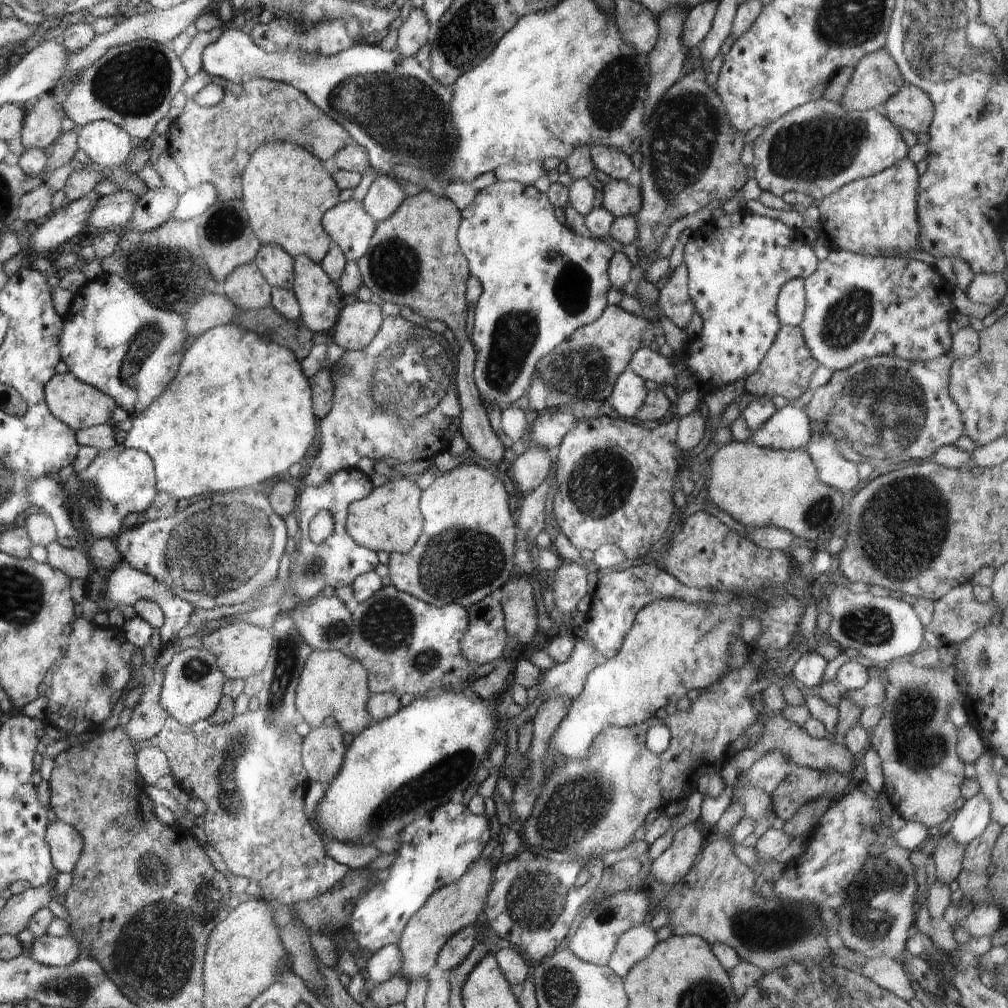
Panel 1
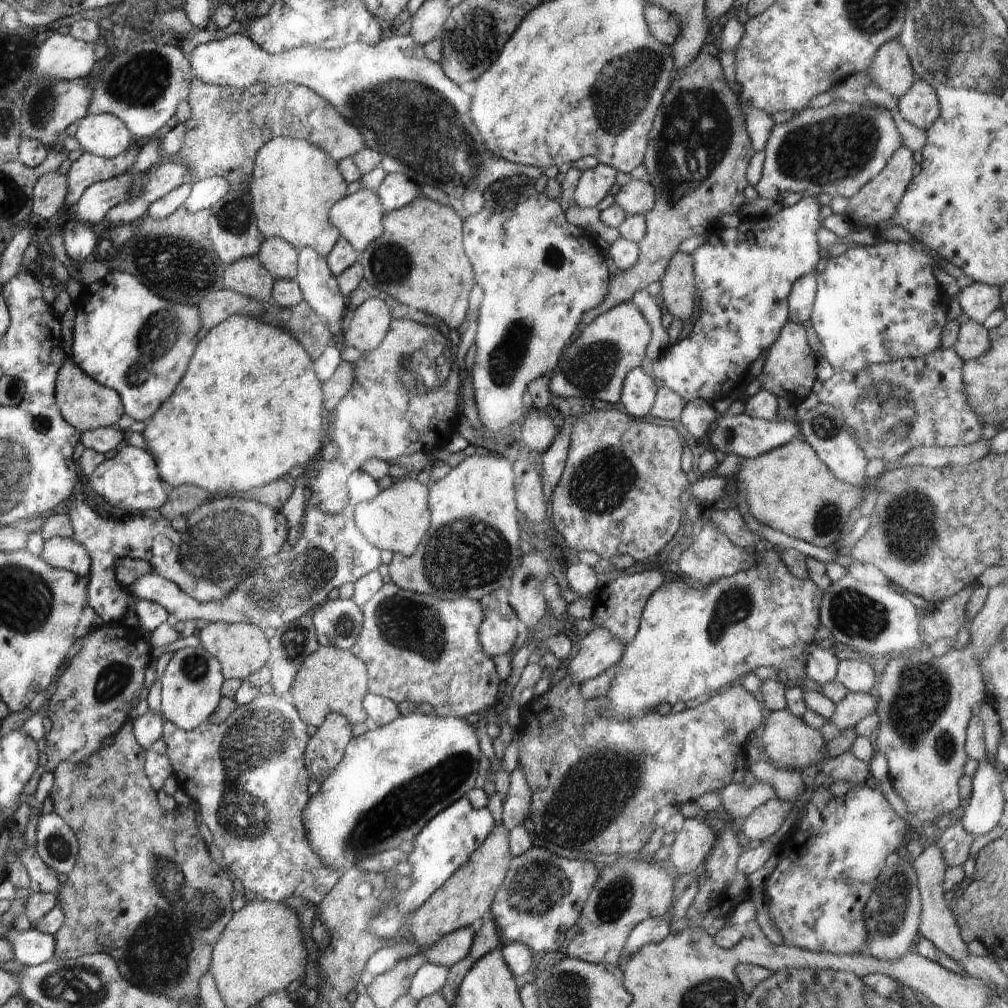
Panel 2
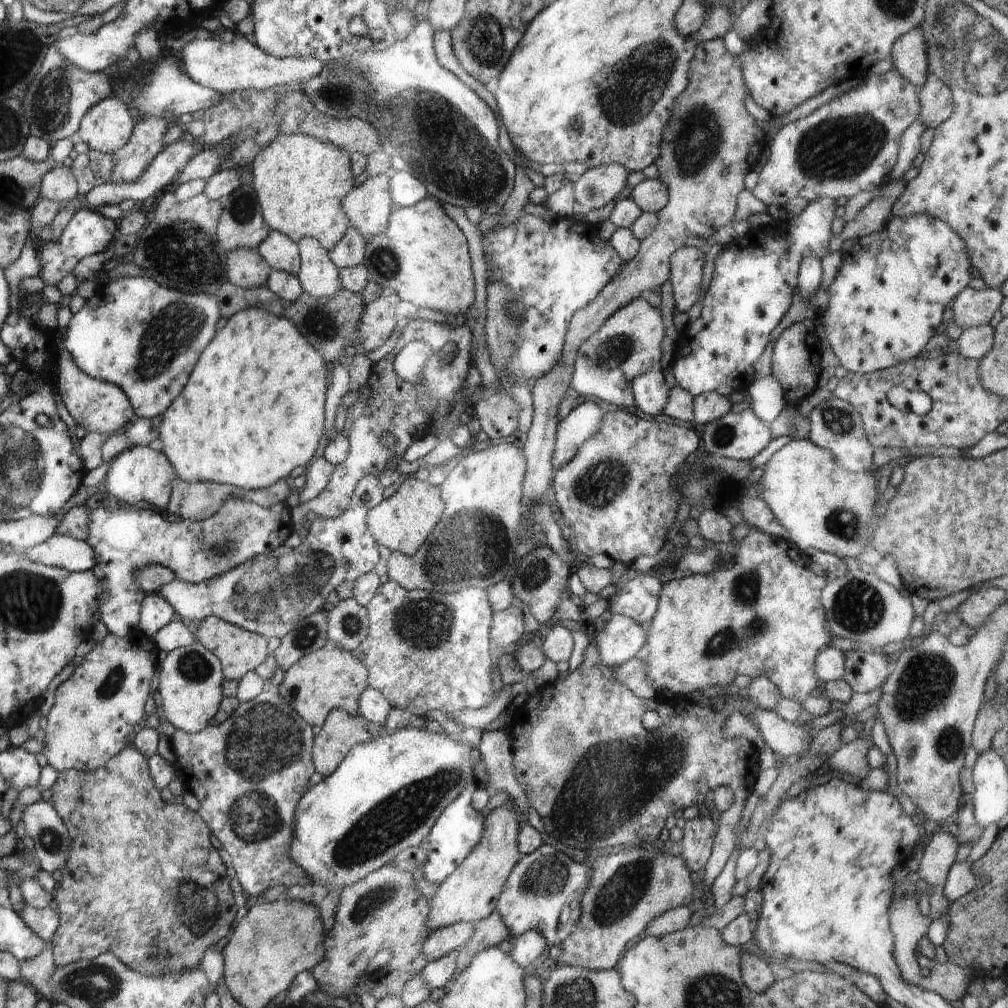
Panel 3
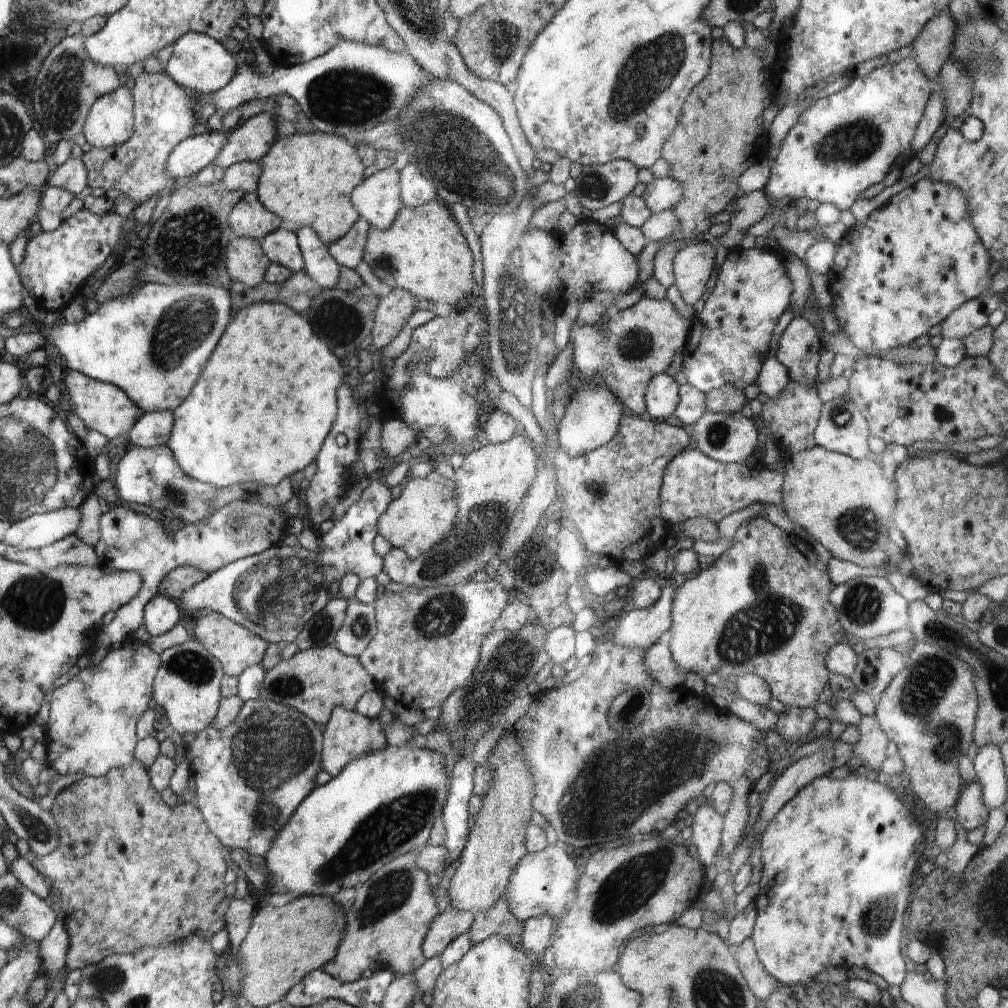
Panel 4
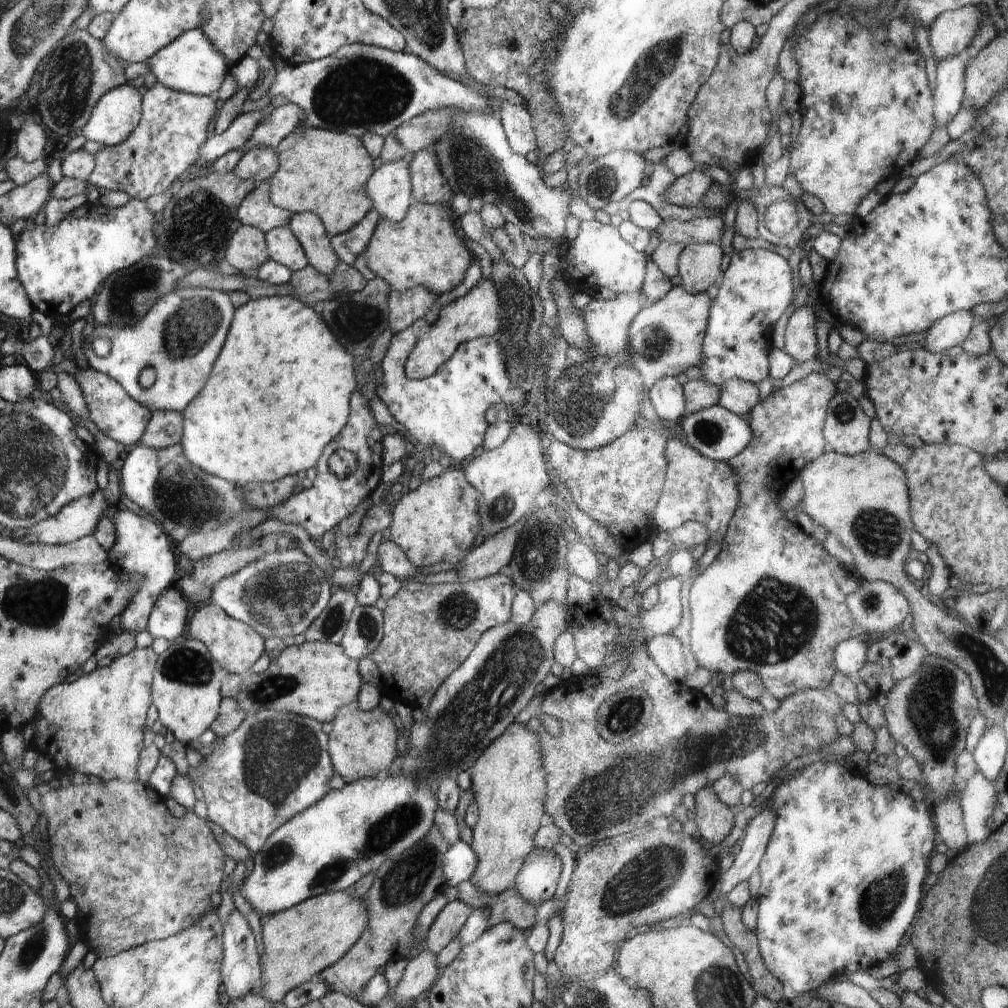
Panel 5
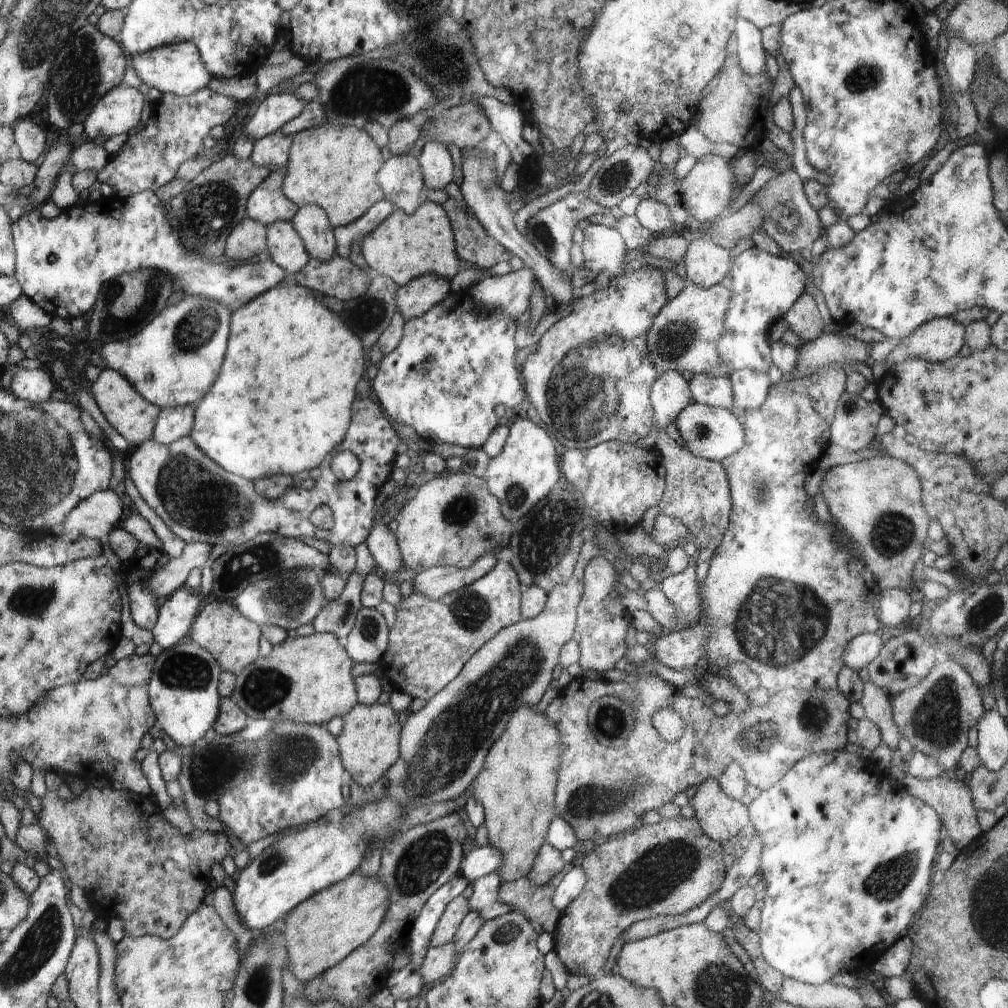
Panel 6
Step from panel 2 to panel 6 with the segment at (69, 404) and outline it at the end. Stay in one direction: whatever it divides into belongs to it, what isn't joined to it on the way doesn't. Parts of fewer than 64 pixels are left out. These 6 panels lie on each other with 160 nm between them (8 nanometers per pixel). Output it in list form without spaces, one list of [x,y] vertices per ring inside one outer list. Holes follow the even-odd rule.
[[[104,369],[92,384],[93,398],[106,420],[128,441],[132,447],[153,438],[161,408],[146,400],[142,394],[118,371]]]

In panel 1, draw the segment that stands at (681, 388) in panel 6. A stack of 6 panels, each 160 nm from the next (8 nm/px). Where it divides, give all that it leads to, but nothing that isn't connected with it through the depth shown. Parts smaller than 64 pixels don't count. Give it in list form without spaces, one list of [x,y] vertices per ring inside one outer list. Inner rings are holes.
[[[628,367],[618,377],[611,395],[607,398],[608,402],[620,415],[634,418],[644,404],[648,392],[644,382],[643,378]]]

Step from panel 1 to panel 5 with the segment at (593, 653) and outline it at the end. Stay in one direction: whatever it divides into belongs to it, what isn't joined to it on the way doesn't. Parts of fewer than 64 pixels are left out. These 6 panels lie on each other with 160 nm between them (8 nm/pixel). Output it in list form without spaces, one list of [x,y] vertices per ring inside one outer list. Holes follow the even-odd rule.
[[[666,574],[656,584],[659,590],[658,602],[651,609],[642,609],[640,614],[646,634],[671,635],[680,624],[683,617],[682,603],[680,603],[682,581],[683,579],[679,577]]]

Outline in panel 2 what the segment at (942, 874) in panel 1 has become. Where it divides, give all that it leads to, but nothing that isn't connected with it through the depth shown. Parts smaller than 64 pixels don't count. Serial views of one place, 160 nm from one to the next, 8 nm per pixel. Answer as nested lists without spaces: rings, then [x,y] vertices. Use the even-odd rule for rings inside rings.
[[[955,820],[955,823],[942,833],[937,845],[941,848],[947,868],[963,864],[967,860],[974,839],[961,820]]]

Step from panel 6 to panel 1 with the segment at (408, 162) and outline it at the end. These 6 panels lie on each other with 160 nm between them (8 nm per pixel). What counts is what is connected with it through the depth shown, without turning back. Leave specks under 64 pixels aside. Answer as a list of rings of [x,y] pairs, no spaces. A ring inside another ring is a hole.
[[[362,201],[339,202],[325,213],[323,227],[348,261],[357,261],[369,250],[377,223]]]

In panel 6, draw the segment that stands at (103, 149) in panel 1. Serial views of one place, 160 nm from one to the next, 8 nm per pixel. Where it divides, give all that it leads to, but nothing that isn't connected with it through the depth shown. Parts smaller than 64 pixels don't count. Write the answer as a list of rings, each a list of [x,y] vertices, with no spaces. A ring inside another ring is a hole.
[[[122,81],[110,89],[86,117],[83,122],[85,132],[92,140],[100,136],[111,138],[126,134],[140,124],[142,106],[144,96],[140,90]]]

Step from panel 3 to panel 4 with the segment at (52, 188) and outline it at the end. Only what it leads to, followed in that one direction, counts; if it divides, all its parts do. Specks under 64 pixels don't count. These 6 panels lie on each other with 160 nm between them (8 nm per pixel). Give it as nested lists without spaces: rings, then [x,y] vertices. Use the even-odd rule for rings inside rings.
[[[68,158],[57,166],[54,174],[47,179],[46,186],[65,188],[74,196],[82,192],[87,184],[87,168],[79,158]]]

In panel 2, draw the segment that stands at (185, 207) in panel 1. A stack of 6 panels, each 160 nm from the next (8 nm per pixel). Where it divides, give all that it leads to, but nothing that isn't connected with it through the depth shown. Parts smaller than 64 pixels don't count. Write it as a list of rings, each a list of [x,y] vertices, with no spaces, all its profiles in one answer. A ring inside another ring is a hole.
[[[220,176],[196,179],[183,206],[194,212],[210,210],[229,190],[228,181]]]

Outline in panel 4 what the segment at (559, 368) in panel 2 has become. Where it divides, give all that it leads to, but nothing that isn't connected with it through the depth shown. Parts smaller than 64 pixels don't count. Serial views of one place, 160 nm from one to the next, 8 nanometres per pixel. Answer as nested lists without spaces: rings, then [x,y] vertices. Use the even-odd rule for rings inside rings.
[[[642,297],[639,302],[619,311],[613,318],[606,318],[602,325],[574,324],[570,336],[573,346],[573,364],[580,368],[580,372],[596,382],[606,383],[607,387],[614,393],[614,396],[622,404],[630,408],[636,415],[644,414],[647,411],[645,394],[647,386],[654,375],[665,373],[674,358],[676,352],[683,352],[686,344],[691,339],[693,322],[695,318],[683,318],[668,299],[649,299]]]

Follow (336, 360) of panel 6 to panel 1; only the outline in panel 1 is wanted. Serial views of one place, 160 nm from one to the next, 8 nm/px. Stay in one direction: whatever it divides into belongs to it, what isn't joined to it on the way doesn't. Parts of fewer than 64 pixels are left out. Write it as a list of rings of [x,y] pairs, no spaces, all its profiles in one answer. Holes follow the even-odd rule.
[[[232,322],[211,328],[203,335],[196,337],[190,346],[190,354],[186,354],[186,362],[182,362],[182,374],[178,374],[178,382],[174,382],[174,386],[170,386],[170,394],[162,393],[162,398],[158,397],[153,402],[154,406],[150,405],[144,412],[132,418],[130,430],[127,432],[122,446],[146,451],[154,462],[158,491],[173,494],[178,500],[202,496],[208,492],[240,490],[240,488],[252,487],[252,484],[264,483],[264,480],[280,476],[292,464],[300,462],[306,456],[310,444],[314,442],[316,418],[312,412],[312,391],[308,384],[308,376],[304,376],[305,372],[302,372],[302,369],[294,352],[290,352],[288,348],[282,348],[281,344],[280,346],[274,346],[274,344],[264,346],[262,342],[258,342],[258,336],[254,334],[254,331],[248,332],[248,329],[243,326]]]

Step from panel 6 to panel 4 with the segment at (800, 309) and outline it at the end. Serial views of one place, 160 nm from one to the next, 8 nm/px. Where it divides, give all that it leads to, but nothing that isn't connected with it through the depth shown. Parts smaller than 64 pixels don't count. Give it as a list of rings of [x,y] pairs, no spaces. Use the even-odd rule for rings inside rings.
[[[796,315],[783,331],[775,356],[789,370],[790,381],[812,385],[817,383],[822,350],[821,338],[813,323]]]

